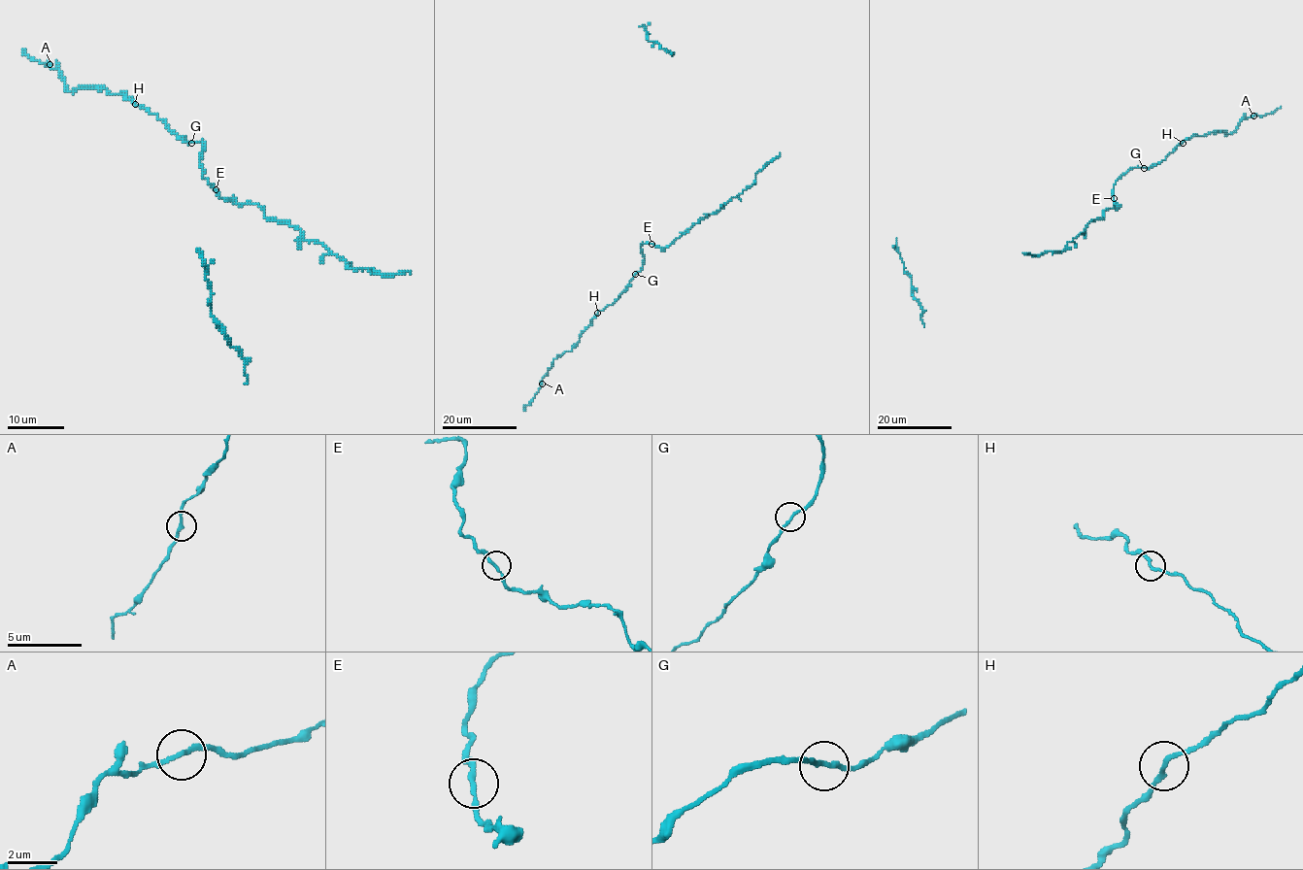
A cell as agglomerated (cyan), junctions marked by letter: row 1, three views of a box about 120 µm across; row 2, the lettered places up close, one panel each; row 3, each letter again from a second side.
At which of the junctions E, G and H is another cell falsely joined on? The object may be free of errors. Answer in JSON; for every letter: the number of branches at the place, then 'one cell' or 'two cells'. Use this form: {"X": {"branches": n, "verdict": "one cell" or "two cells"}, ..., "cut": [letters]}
{"E": {"branches": 2, "verdict": "one cell"}, "G": {"branches": 2, "verdict": "one cell"}, "H": {"branches": 2, "verdict": "one cell"}, "cut": []}

